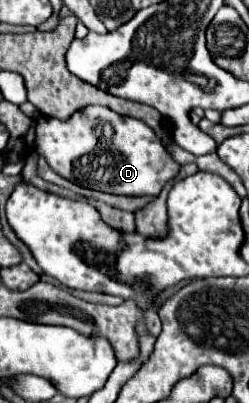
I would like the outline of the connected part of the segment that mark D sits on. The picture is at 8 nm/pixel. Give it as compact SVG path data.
M99 105L85 107L67 121L41 115L35 129L35 151L45 157L51 169L89 189L115 195L159 195L163 185L179 171L179 163L171 159L149 125Z

